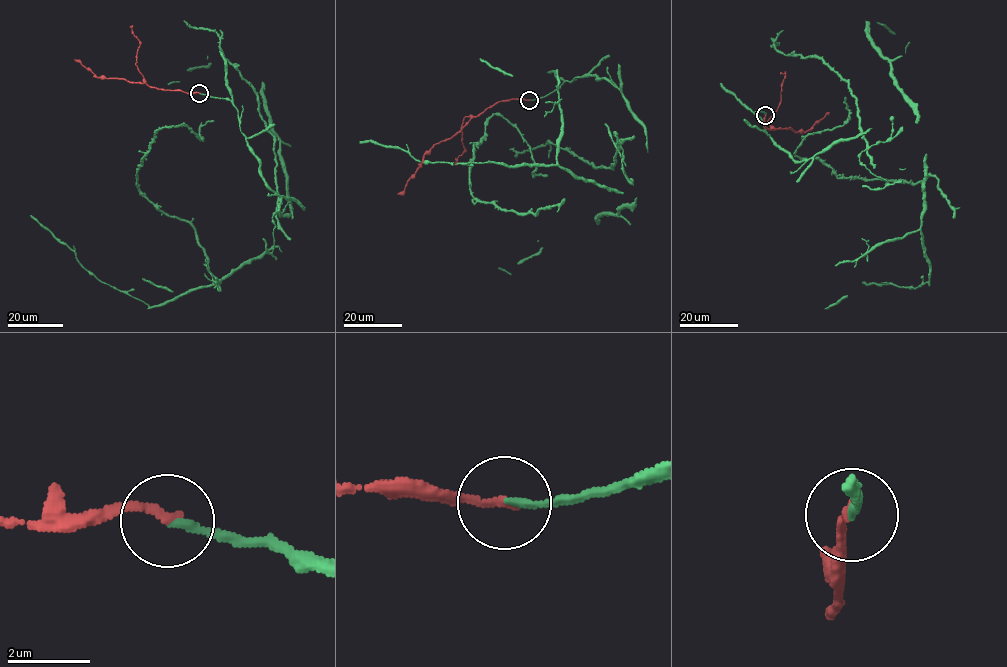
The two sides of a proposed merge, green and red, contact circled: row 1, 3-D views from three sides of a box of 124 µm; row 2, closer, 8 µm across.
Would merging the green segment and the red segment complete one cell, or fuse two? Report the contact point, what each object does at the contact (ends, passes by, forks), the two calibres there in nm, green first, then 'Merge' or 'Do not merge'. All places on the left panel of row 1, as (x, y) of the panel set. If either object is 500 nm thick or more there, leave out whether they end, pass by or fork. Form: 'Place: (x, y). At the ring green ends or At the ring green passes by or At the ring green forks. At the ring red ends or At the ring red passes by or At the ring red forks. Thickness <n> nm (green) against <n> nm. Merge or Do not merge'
Place: (199, 93). At the ring green ends. At the ring red ends. Thickness 190 nm (green) against 220 nm. Merge

